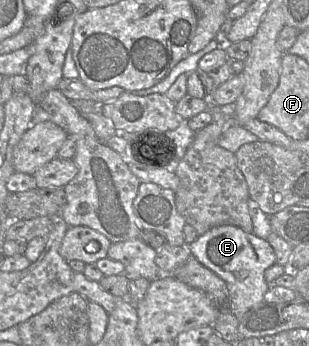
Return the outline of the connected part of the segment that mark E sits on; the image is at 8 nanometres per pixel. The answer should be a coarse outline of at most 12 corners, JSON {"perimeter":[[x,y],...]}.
{"perimeter":[[222,225],[187,248],[226,282],[237,318],[264,301],[267,240]]}

